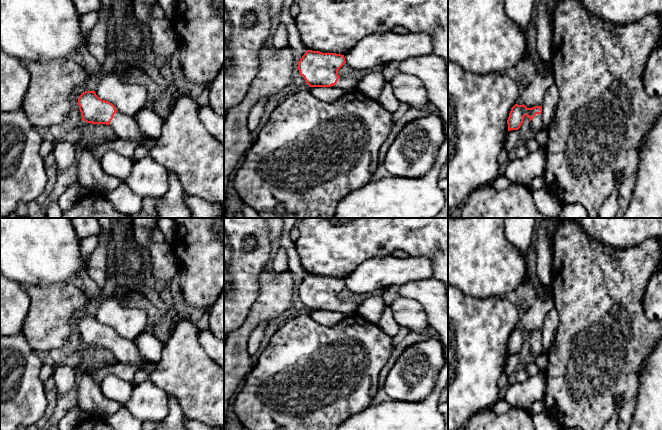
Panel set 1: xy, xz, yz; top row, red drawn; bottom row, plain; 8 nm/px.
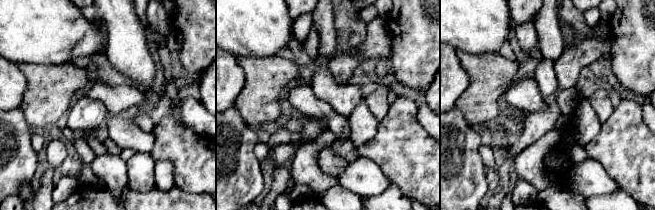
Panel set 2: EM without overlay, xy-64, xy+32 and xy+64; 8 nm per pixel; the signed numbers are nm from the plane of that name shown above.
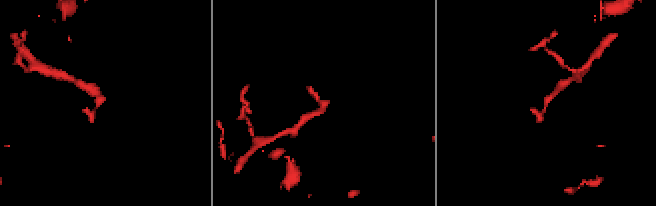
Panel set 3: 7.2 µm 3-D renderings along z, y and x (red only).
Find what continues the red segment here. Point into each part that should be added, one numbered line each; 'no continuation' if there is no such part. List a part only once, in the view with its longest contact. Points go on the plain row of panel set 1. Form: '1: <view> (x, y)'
1: xy (125, 351)

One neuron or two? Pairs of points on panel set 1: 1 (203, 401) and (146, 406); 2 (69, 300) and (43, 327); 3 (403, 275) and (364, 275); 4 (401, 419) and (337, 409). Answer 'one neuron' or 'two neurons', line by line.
1: two neurons
2: one neuron
3: one neuron
4: two neurons

